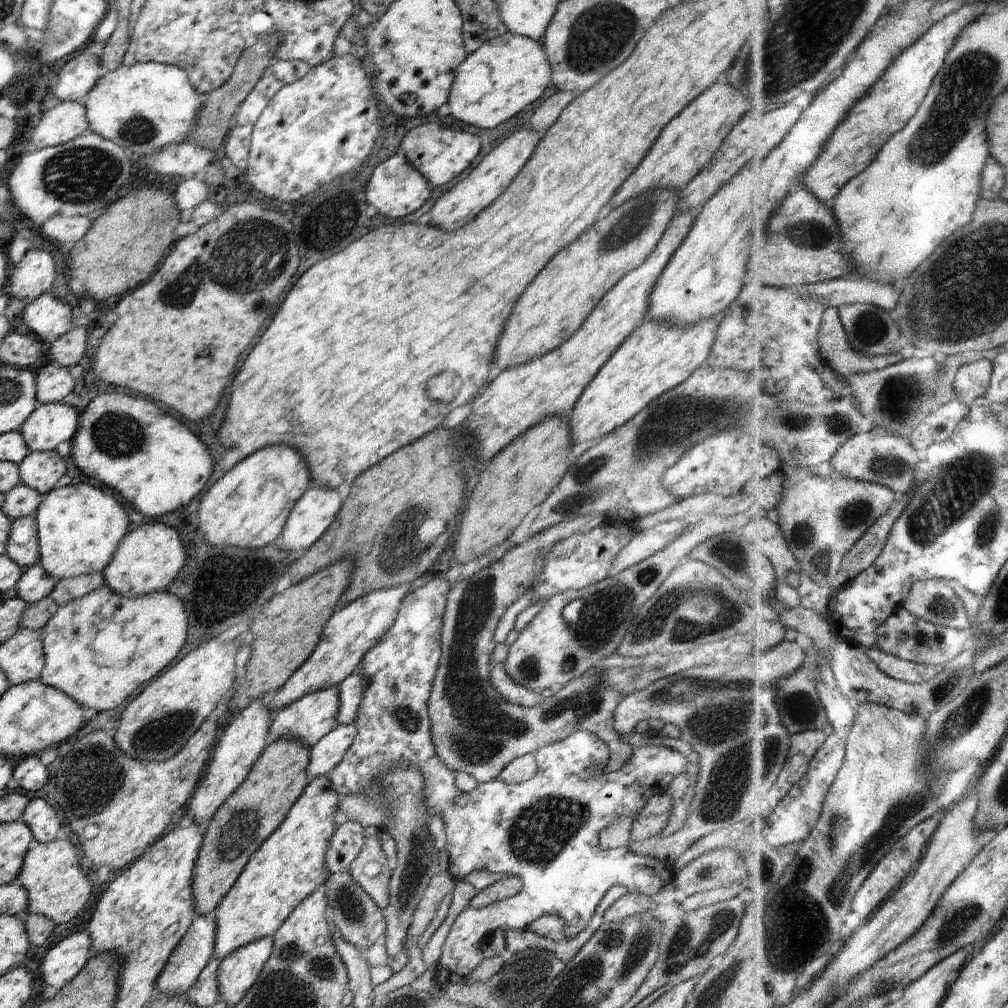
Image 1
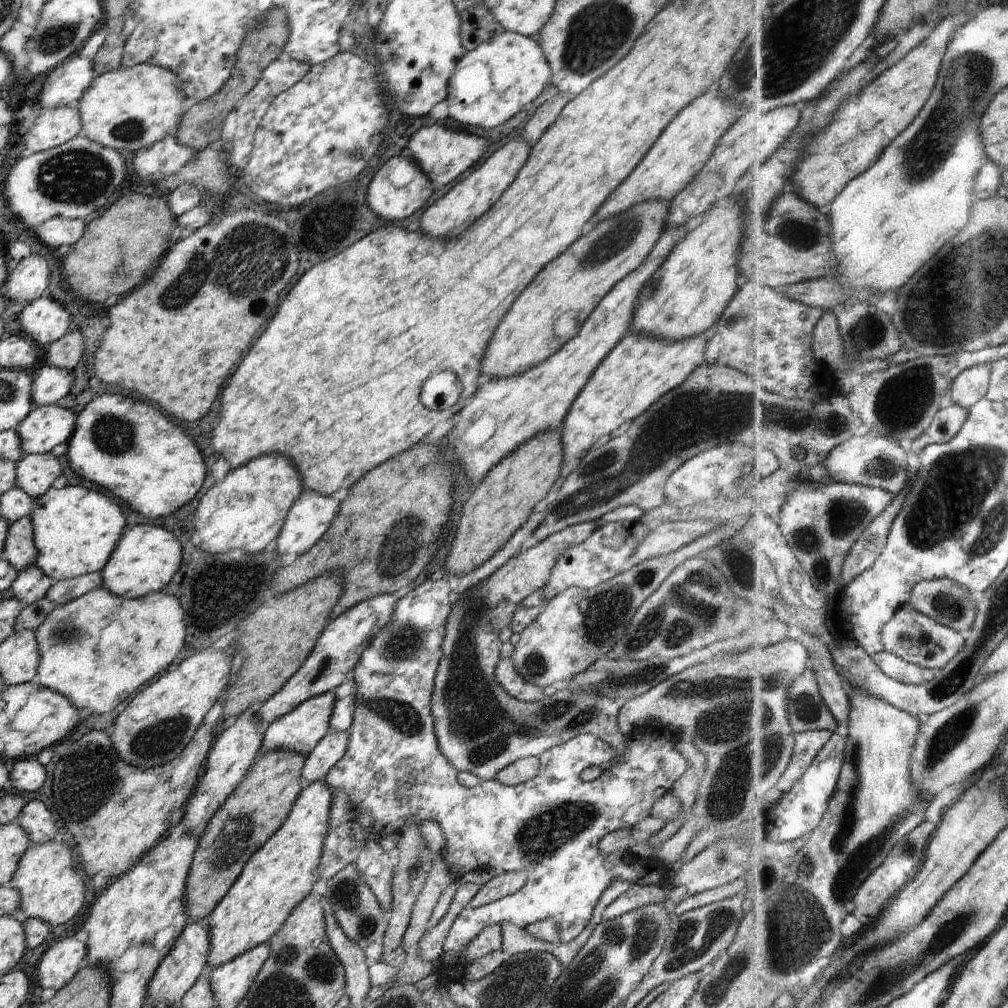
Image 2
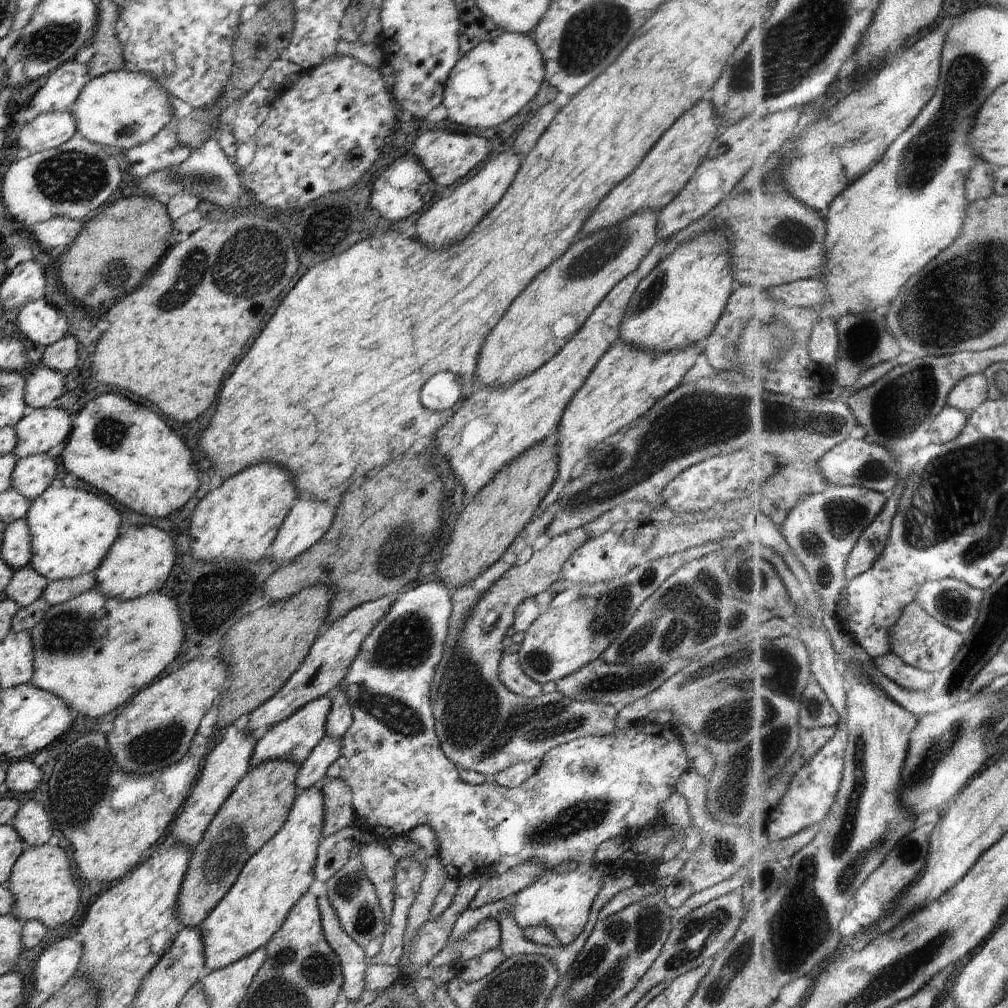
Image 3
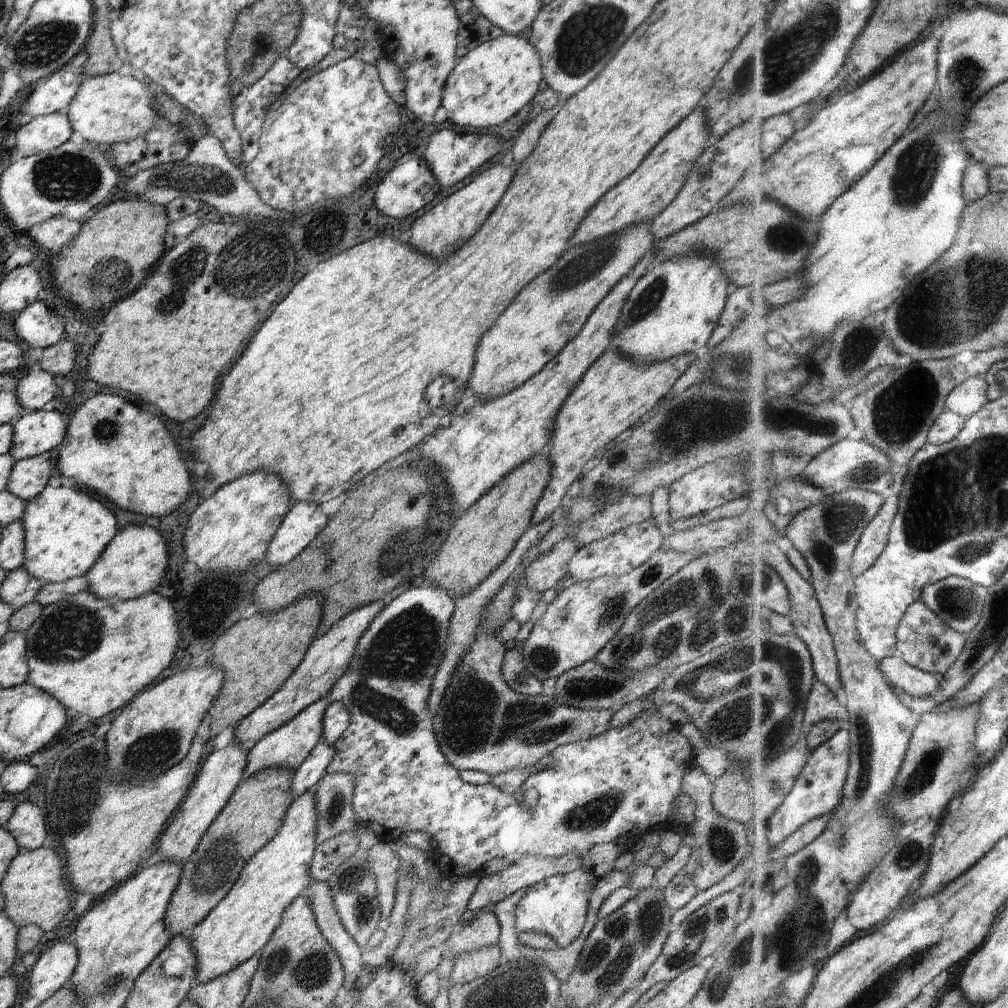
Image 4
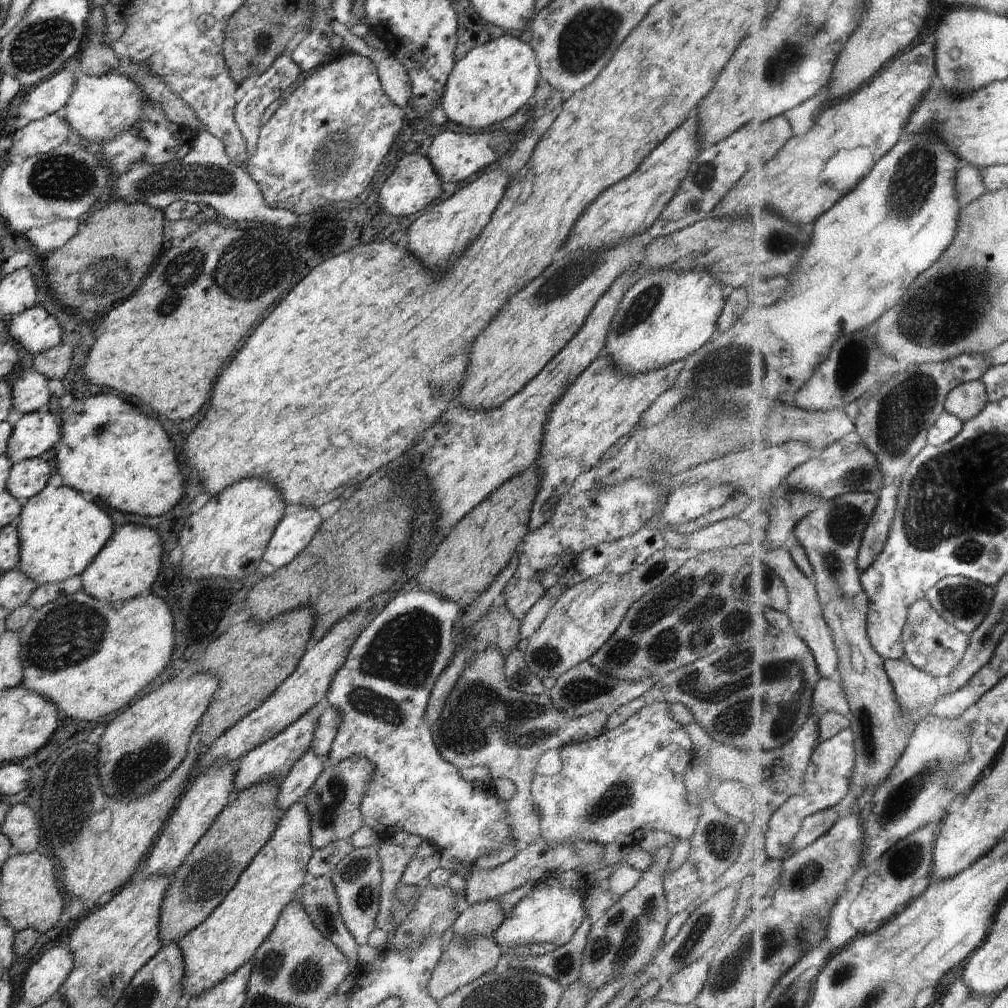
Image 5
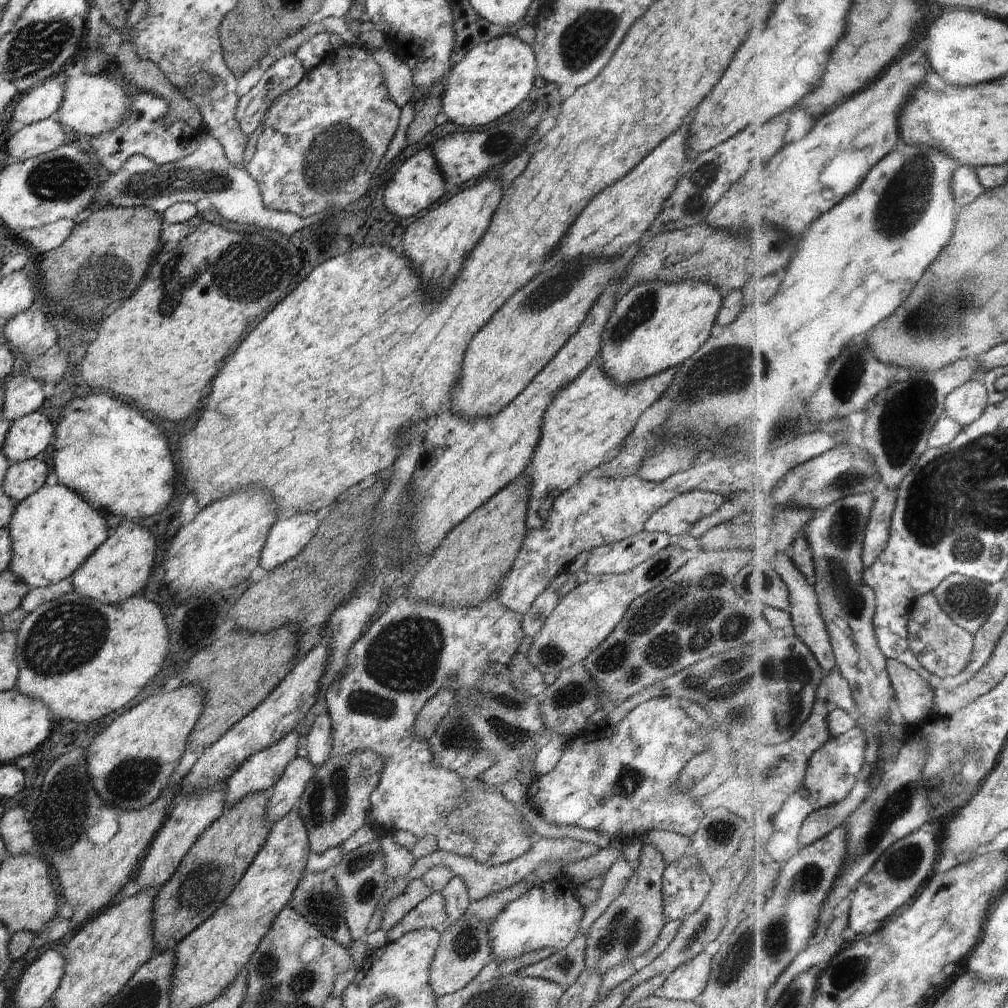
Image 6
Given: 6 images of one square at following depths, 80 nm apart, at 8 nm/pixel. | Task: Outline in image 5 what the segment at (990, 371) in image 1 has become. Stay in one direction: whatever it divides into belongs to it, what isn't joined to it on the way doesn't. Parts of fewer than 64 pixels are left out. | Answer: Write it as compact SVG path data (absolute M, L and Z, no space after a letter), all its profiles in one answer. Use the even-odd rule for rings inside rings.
M984 380L965 382L949 395L947 412L968 422L982 414L989 402L989 388Z

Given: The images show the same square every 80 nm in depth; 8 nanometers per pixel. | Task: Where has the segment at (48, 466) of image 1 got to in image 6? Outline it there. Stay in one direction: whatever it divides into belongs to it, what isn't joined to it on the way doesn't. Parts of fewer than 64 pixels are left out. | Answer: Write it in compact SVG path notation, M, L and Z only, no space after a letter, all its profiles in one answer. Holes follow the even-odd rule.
M40 457L11 463L6 471L1 492L19 503L42 488L48 475L48 466Z

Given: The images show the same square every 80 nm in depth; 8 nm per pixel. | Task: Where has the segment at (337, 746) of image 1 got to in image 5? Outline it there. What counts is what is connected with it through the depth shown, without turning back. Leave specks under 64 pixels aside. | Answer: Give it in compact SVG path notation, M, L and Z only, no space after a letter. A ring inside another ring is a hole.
M309 749L287 776L280 781L276 804L284 813L292 804L301 801L314 786L326 767L326 758L316 756L316 750Z

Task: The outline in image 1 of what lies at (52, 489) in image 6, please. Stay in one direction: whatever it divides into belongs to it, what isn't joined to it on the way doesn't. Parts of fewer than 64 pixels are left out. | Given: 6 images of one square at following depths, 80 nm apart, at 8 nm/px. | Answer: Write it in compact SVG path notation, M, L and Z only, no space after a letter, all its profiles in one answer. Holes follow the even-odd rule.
M85 482L53 489L42 495L35 512L38 532L39 564L60 581L71 577L102 573L118 544L129 532L129 517L116 496Z

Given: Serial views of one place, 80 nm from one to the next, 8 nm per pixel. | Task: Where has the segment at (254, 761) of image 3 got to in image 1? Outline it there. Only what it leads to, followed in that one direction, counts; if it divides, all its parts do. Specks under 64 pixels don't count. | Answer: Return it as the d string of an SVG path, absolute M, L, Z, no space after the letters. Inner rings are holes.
M338 686L326 688L326 690L316 690L312 694L302 696L296 702L292 702L290 706L282 708L275 714L270 726L270 732L268 732L268 743L275 742L286 736L286 738L296 738L298 742L304 742L308 748L312 749L316 742L319 742L328 732L336 728L336 714L338 714L339 702Z

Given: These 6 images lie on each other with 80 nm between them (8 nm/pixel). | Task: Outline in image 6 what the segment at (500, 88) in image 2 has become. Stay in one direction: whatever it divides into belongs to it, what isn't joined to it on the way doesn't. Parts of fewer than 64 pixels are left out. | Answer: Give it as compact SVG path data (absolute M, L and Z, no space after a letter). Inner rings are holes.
M500 36L469 50L446 76L441 111L460 126L484 126L512 112L528 94L538 76L532 47L516 36Z

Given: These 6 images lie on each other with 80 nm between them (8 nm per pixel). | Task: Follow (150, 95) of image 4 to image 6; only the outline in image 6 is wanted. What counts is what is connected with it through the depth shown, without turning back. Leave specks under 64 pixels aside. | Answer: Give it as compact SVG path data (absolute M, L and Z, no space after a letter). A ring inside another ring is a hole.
M85 72L76 77L67 77L65 93L60 108L52 118L56 118L67 130L75 130L88 136L101 135L114 130L126 115L129 115L132 104L125 89L114 80L100 75L87 75Z

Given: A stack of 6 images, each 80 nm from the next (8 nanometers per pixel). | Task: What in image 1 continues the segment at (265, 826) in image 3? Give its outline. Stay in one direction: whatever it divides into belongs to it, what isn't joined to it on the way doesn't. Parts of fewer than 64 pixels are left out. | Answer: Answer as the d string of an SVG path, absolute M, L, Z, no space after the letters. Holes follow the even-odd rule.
M286 736L269 743L252 766L246 780L218 808L204 834L192 876L192 896L197 915L212 915L234 886L254 852L278 829L288 810L309 786L307 768L310 751L304 742Z

